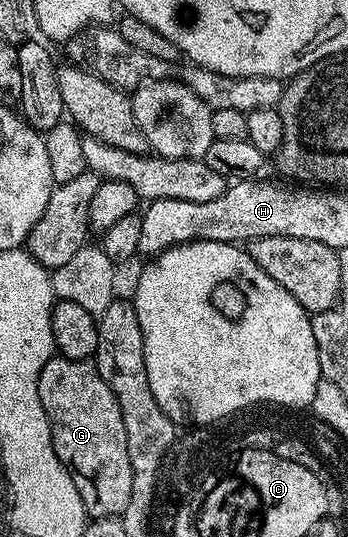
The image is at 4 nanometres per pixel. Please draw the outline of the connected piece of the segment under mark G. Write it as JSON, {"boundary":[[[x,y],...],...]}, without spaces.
{"boundary":[[[55,355],[44,363],[38,380],[40,403],[46,412],[52,435],[52,447],[66,465],[80,491],[80,503],[84,503],[87,518],[118,517],[126,512],[128,499],[132,499],[132,463],[128,459],[128,435],[124,431],[124,415],[120,415],[120,403],[112,395],[112,387],[104,383],[97,364],[87,359],[77,361]]]}

